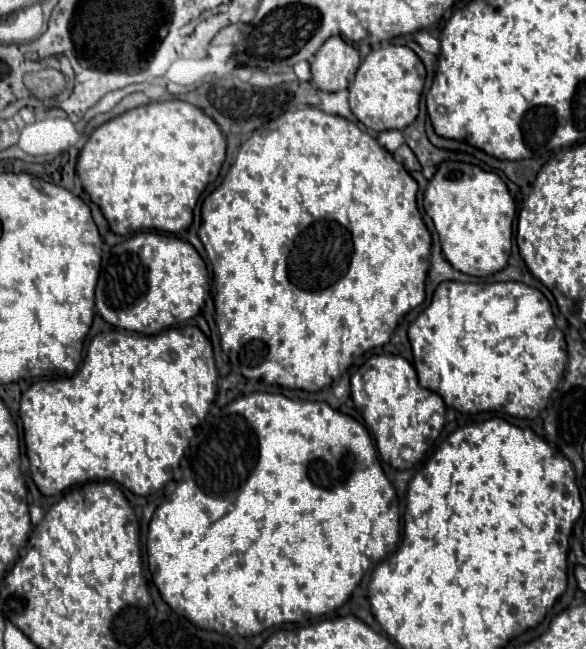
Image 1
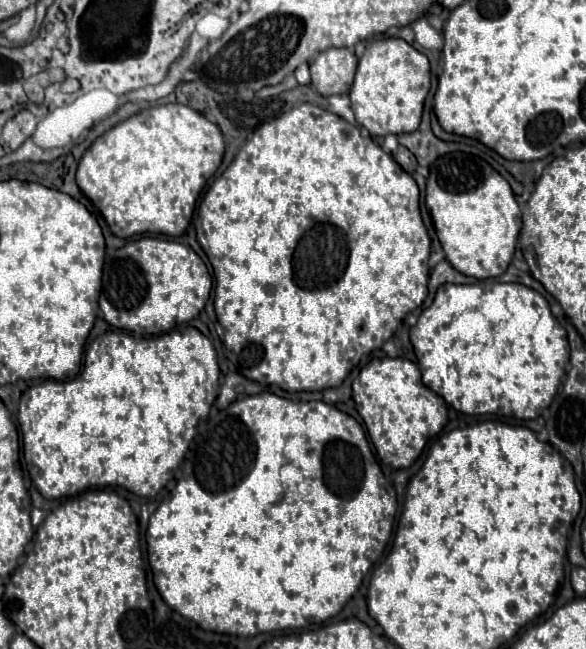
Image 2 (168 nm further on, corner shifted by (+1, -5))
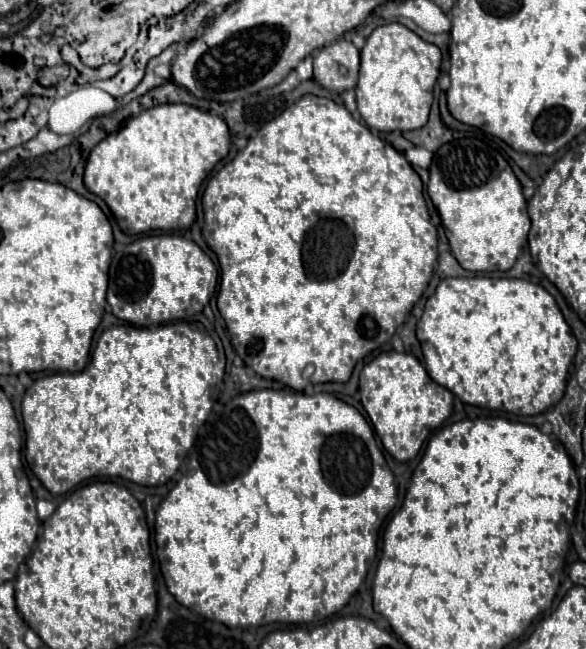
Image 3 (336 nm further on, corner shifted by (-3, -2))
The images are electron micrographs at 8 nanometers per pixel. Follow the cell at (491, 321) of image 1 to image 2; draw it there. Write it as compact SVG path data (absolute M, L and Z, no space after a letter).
M446 283L440 285L434 297L434 303L422 311L418 317L418 323L410 329L410 341L414 345L414 353L418 357L418 365L422 371L422 383L430 389L434 389L438 395L446 399L448 405L452 405L456 411L468 413L468 415L486 415L486 413L502 413L502 415L512 415L516 419L536 419L554 399L558 385L564 375L564 367L570 359L570 345L566 339L566 331L562 325L554 319L548 301L534 289L522 285L522 283L472 283L472 285L454 285Z

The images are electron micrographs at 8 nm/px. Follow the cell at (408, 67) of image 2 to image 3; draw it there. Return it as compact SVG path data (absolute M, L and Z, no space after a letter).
M402 24L376 28L362 48L360 80L356 84L358 112L366 126L378 132L422 128L432 106L432 90L440 74L440 58L438 46L424 42Z

